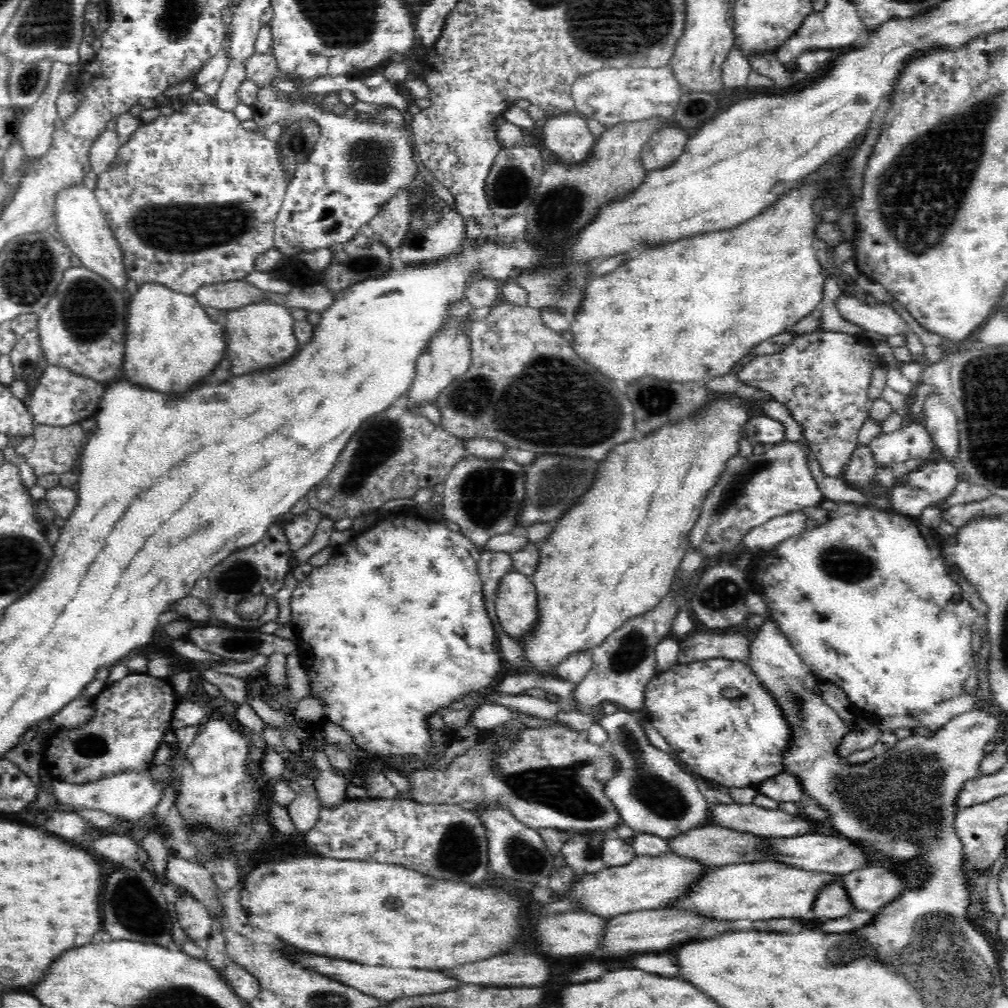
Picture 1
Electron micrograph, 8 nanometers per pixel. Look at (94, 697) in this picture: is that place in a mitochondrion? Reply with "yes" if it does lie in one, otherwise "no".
no

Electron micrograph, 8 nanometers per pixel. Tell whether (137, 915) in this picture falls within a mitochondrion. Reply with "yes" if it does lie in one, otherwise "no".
yes

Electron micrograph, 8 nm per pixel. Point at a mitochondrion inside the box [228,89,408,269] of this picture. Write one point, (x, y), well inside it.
(372, 159)

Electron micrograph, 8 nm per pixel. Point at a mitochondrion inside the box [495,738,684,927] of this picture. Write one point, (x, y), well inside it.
(521, 859)

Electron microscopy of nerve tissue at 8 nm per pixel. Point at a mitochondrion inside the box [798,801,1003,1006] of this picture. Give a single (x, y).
(856, 948)

